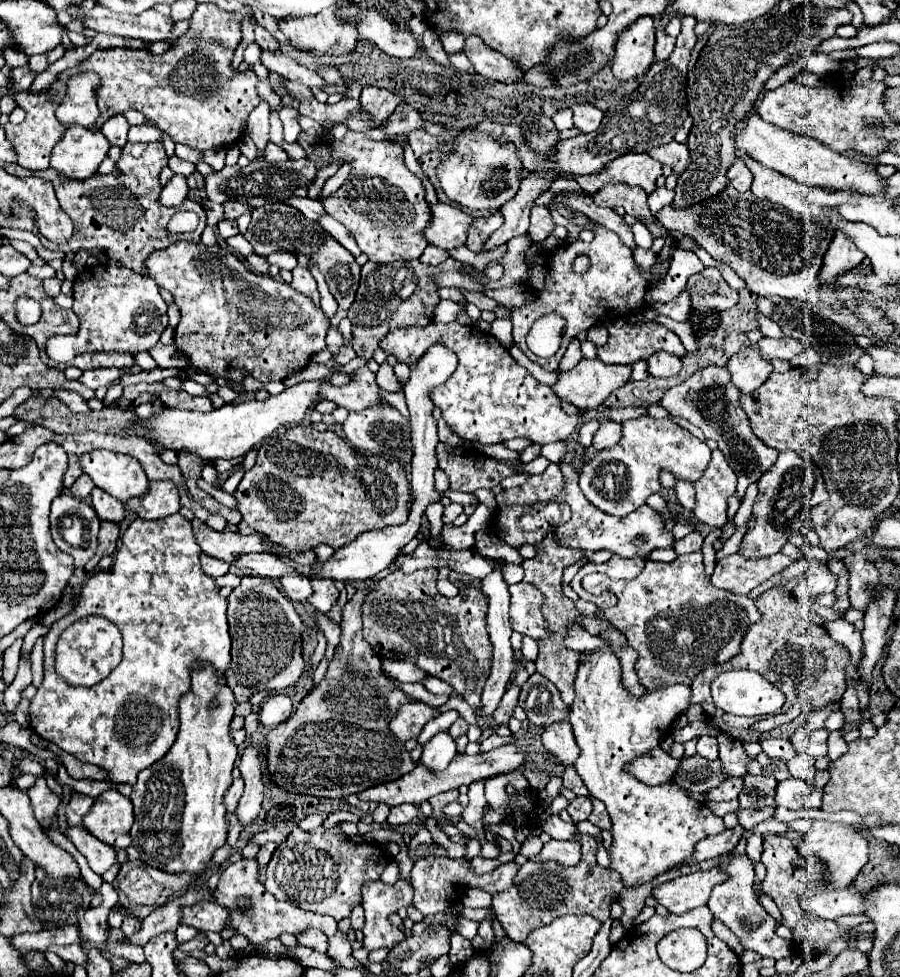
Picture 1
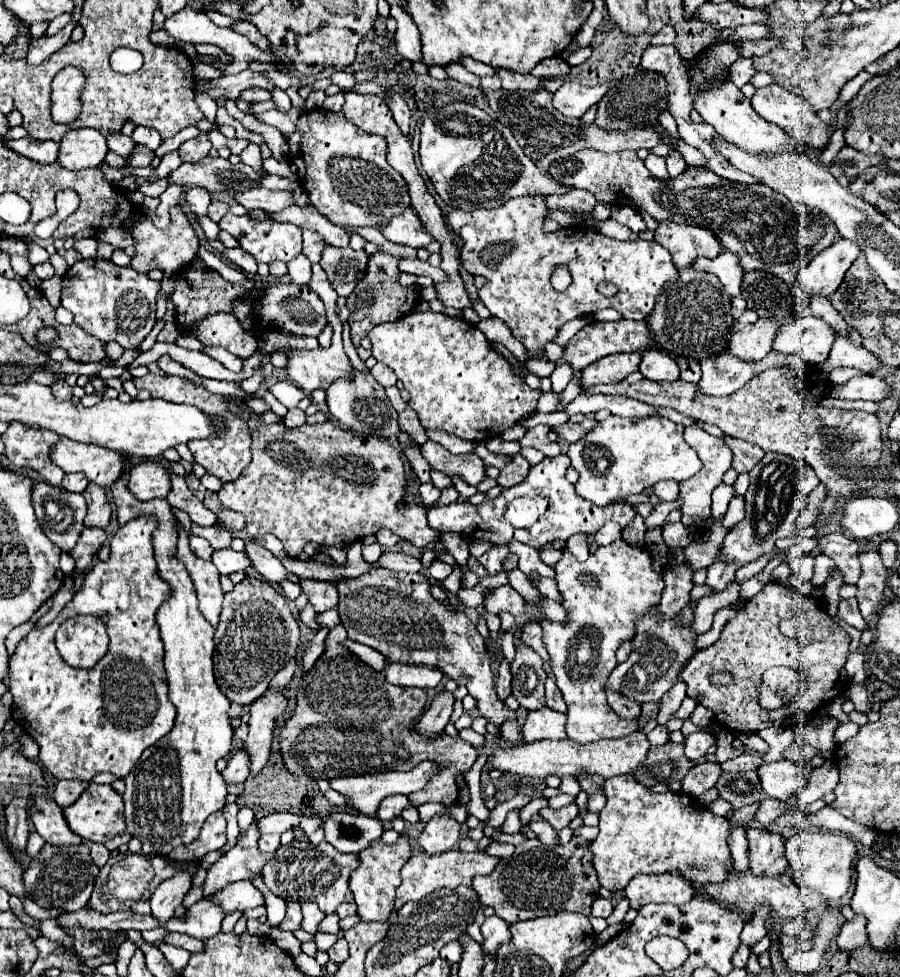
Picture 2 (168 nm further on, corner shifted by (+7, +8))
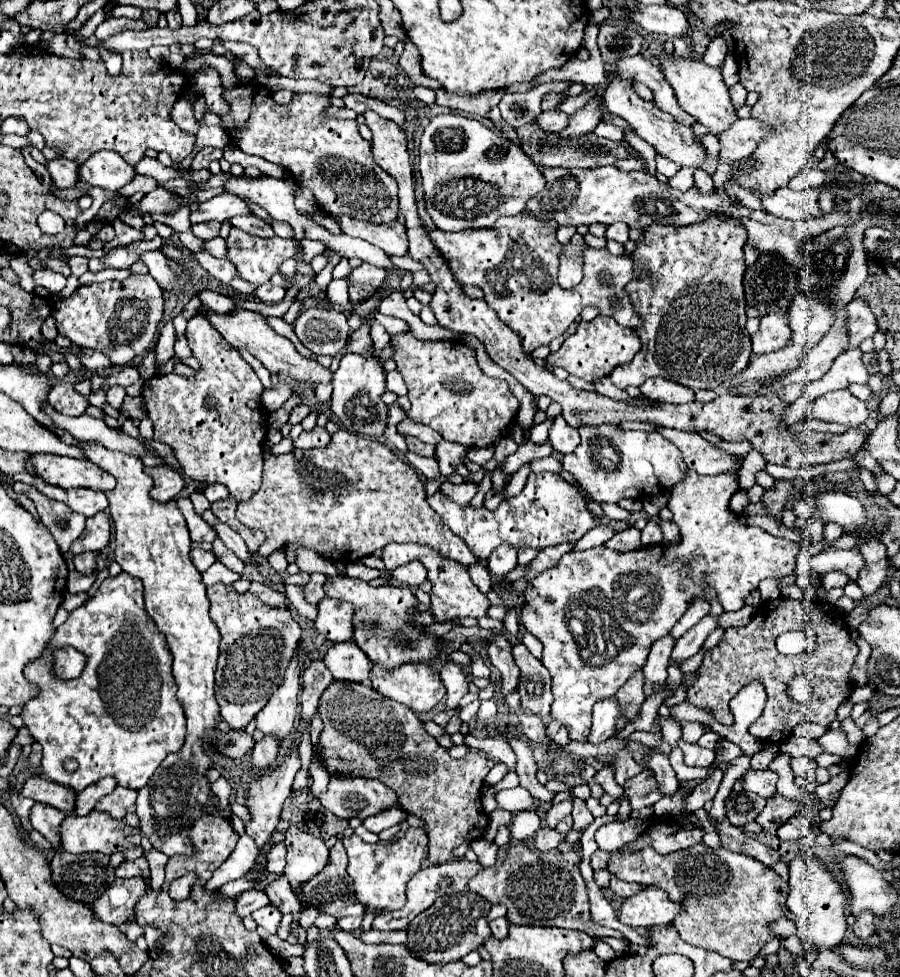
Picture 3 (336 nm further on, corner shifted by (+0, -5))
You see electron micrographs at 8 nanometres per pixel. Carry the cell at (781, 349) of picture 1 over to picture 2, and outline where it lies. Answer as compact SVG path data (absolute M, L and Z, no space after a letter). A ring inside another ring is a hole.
M801 317L789 325L781 325L773 349L781 353L797 353L809 363L823 363L831 351L837 331L821 317Z

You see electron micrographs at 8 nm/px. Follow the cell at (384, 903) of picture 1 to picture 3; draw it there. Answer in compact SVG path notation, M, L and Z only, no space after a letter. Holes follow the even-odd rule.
M410 828L404 838L396 844L366 844L356 834L344 838L344 848L348 852L348 874L356 886L356 898L368 912L392 912L398 906L404 906L406 900L406 884L422 866L426 856L428 836L418 828Z

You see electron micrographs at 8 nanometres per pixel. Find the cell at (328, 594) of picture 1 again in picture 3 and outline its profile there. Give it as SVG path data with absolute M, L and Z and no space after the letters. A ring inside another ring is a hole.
M324 596L314 626L330 642L352 640L352 604Z

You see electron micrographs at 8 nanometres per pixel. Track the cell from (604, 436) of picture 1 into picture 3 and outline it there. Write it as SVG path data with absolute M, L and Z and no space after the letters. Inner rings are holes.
M558 416L550 428L548 440L556 452L568 454L568 452L574 452L574 448L580 444L580 434L576 428L566 424L566 420L562 416Z

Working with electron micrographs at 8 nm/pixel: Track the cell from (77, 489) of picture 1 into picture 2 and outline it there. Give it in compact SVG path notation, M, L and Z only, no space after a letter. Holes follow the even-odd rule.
M69 473L61 481L61 487L65 491L71 491L71 493L83 493L87 485L89 485L89 479L85 475L81 475L81 473Z

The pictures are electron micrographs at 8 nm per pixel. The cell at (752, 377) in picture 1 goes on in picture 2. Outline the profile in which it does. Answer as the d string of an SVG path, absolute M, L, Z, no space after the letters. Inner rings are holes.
M757 319L751 325L739 327L729 339L729 351L743 361L759 361L771 351L777 327L781 327L777 319Z

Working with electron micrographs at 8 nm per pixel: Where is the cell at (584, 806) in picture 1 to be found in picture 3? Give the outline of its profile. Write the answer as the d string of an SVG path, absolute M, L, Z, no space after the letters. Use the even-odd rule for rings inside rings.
M540 828L540 832L536 834L536 840L534 840L534 846L540 852L548 852L548 850L558 848L558 844L562 840L564 840L564 834L558 832L556 828Z

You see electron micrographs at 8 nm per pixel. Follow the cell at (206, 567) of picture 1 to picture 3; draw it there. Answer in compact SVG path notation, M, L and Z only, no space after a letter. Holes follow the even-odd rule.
M194 548L190 552L190 558L192 558L192 564L200 570L200 572L206 572L214 562L216 562L216 556L214 552L206 552L202 548Z

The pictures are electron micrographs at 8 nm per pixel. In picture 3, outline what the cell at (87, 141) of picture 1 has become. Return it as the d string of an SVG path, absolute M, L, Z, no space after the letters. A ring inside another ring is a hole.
M100 150L78 166L78 176L82 180L106 190L120 190L134 178L134 174L134 168L112 150Z

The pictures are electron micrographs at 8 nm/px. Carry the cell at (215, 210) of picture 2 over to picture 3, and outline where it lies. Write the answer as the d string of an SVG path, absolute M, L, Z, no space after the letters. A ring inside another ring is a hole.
M202 222L202 224L194 224L192 226L192 232L202 238L202 240L212 240L220 234L220 222Z

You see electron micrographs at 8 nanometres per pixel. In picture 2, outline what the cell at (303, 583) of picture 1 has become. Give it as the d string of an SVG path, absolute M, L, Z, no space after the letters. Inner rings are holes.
M245 543L245 553L249 555L255 571L263 575L269 583L279 583L281 579L287 577L287 569L281 565L281 561L269 553L265 547L255 545L255 543Z

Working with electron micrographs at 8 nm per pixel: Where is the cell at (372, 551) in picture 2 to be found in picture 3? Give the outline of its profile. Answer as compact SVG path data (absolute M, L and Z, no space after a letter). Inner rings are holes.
M360 560L358 562L352 562L346 566L346 576L350 578L362 578L362 580L372 580L383 575L383 572L376 570L376 568L370 568L370 566L364 566Z

